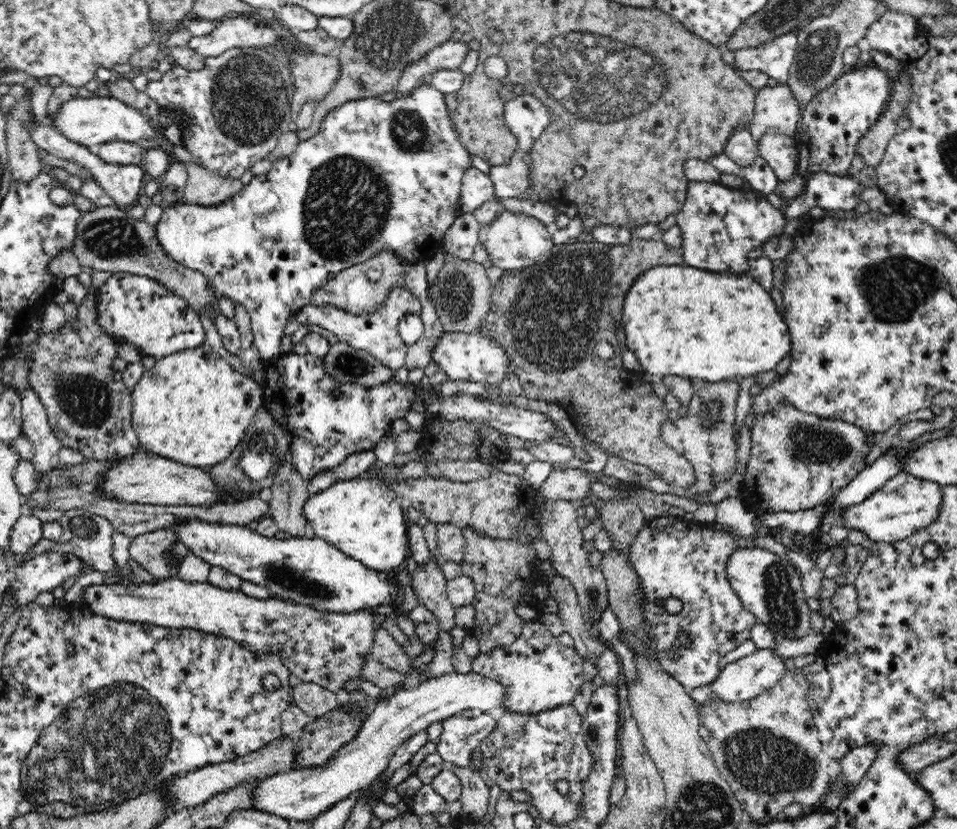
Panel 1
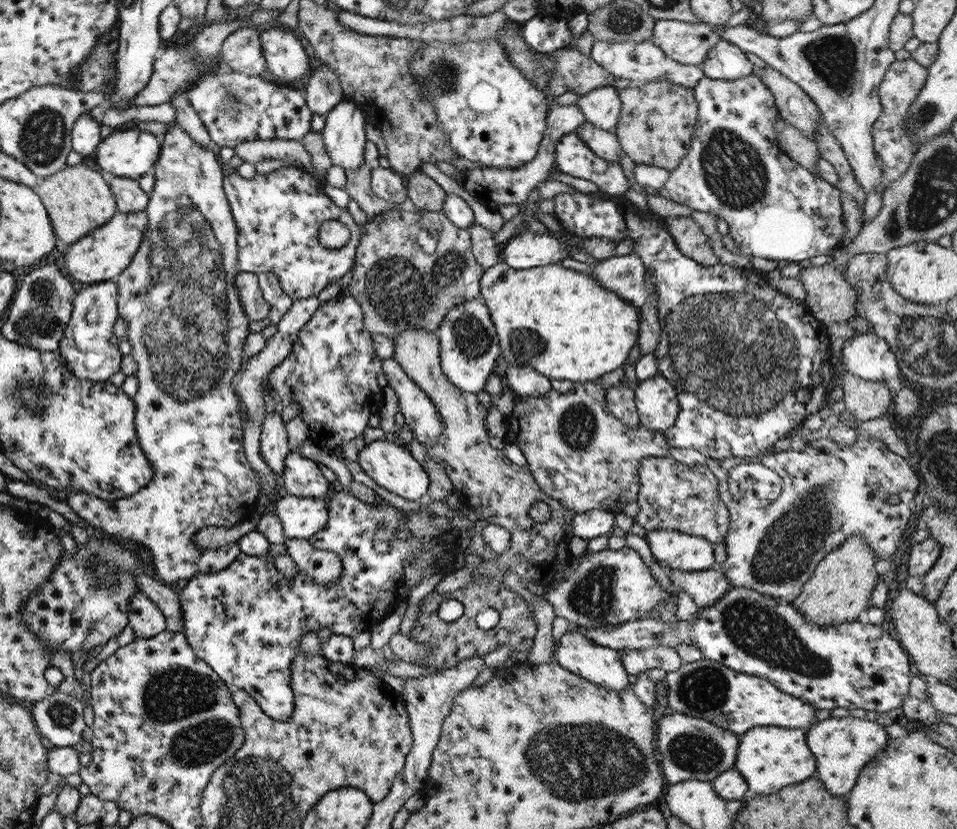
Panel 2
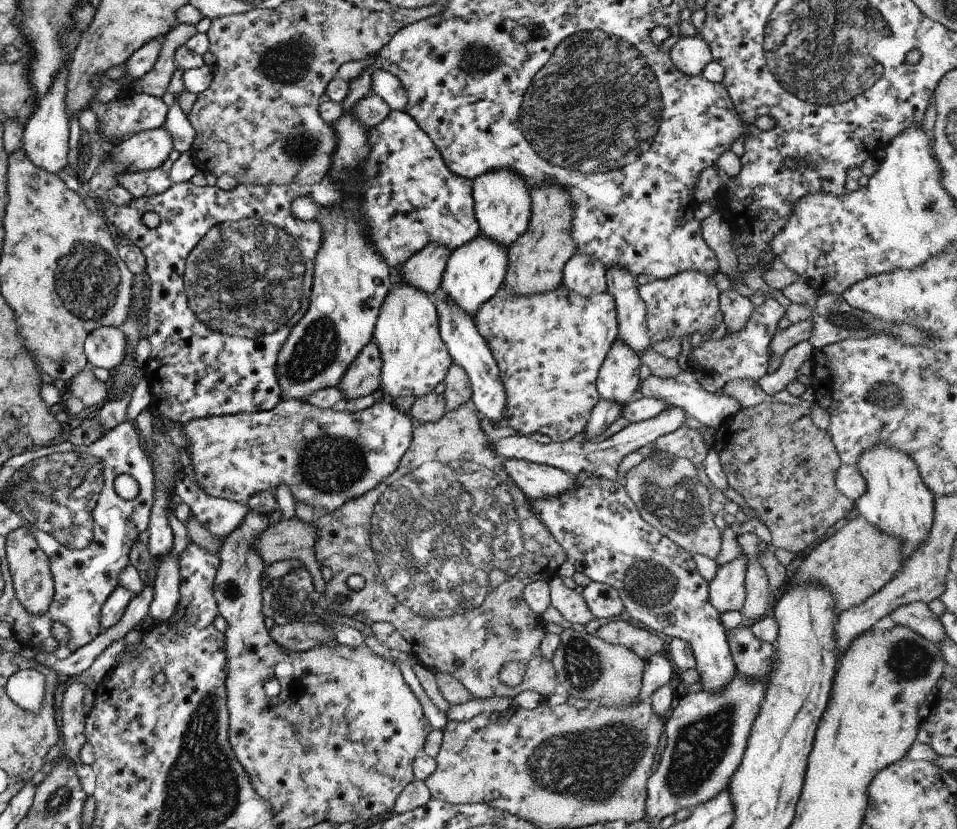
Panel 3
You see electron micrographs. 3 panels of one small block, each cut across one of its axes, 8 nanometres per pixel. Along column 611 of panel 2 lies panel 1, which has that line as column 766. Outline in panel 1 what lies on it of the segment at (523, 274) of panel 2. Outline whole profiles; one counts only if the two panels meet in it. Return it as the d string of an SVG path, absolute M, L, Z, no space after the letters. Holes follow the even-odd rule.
M664 265L648 268L646 272L642 272L634 284L630 286L630 290L624 296L622 302L622 322L624 322L624 332L626 332L626 348L634 352L640 364L641 371L647 371L655 378L661 379L667 376L688 377L689 379L700 379L701 381L716 382L734 380L738 378L756 375L758 372L776 368L777 364L785 357L786 353L790 353L792 348L792 340L787 323L782 320L776 306L768 293L760 284L756 283L750 274L746 275L730 275L726 273L712 273L703 269L696 269L688 265Z

